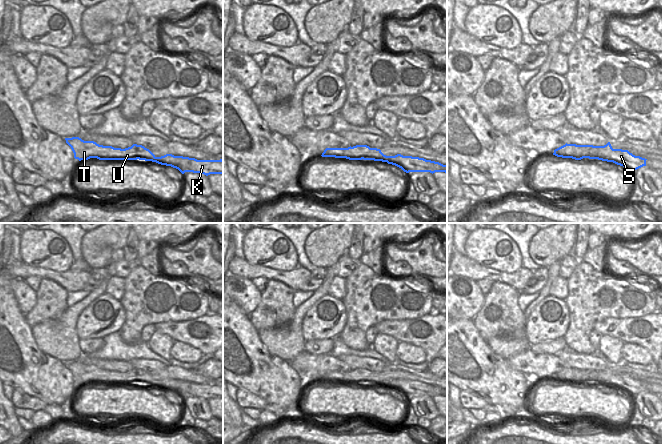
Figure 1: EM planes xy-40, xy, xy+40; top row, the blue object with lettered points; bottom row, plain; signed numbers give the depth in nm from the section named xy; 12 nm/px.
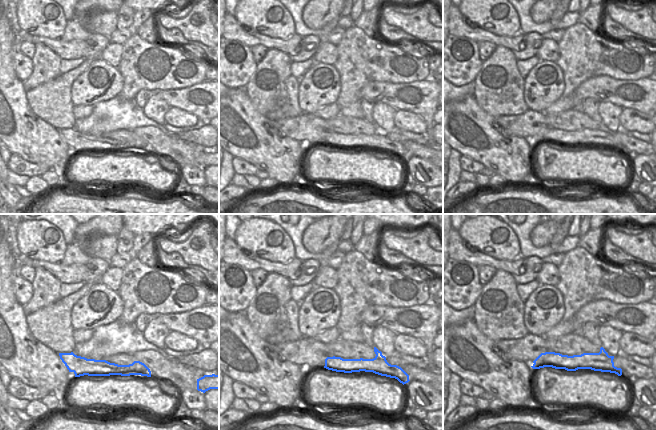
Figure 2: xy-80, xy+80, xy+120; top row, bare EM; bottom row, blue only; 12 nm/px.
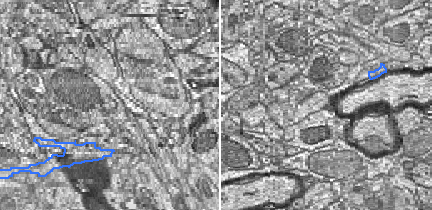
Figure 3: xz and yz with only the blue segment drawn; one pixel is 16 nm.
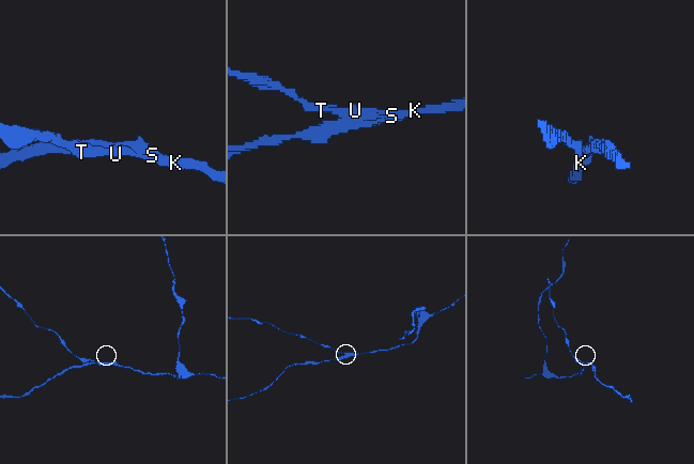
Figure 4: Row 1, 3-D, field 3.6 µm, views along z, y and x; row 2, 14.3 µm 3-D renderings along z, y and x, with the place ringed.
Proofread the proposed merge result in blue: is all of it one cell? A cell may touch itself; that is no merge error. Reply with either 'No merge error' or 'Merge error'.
Merge error.

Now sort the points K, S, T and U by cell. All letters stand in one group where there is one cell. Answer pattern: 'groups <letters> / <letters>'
groups K S / T U

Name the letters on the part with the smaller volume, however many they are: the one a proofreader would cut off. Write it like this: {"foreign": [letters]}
{"foreign": ["T", "U"]}

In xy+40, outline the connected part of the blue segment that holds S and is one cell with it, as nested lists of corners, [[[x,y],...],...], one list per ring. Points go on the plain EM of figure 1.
[[[610,366],[604,370],[593,370],[586,372],[585,369],[576,368],[565,368],[557,372],[557,381],[562,382],[572,382],[575,384],[580,384],[582,380],[585,382],[585,378],[589,377],[591,374],[596,374],[599,377],[600,384],[613,386],[617,389],[623,390],[625,393],[633,396],[643,390],[646,390],[645,382],[640,380],[635,380],[628,374],[613,373]]]

